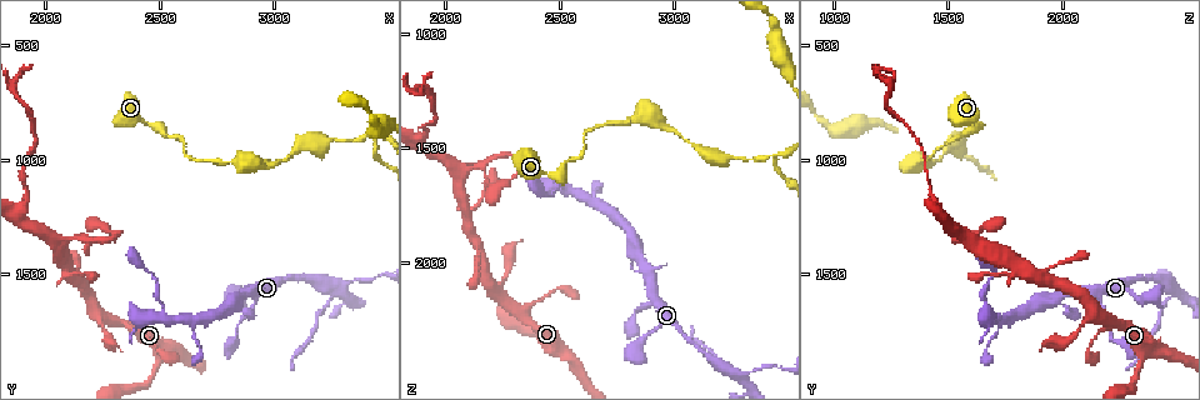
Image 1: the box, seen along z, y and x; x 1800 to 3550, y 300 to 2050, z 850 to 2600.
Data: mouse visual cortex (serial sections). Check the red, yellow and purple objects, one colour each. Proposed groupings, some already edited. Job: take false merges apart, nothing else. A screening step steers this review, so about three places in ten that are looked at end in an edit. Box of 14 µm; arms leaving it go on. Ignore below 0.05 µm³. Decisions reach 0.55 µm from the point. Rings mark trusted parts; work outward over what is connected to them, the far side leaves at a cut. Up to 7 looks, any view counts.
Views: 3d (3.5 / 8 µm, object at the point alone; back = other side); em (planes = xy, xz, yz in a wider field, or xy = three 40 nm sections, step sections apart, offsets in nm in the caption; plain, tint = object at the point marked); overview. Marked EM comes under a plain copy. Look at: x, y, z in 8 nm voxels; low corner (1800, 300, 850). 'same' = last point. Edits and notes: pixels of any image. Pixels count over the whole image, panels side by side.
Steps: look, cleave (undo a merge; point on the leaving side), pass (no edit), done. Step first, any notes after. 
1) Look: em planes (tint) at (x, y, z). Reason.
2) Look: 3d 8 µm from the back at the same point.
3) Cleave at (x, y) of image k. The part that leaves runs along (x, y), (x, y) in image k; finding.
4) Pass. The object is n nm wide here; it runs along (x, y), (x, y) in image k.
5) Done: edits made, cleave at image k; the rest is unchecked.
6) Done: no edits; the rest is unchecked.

Look: 3d 3.5 µm at (3250, 1560, 2500). Thin arm on a thick one.

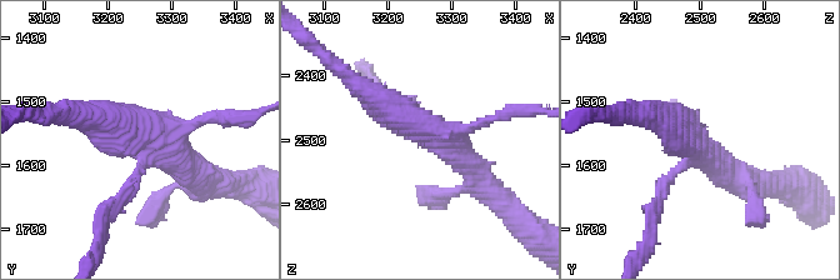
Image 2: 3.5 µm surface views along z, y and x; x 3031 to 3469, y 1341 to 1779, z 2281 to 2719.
Look: em xy step 1 (tint) at (3250, 1565, 2490). 4 arms meet here; the arms are 150, 150, 350, 350 nm wide; now the EM.

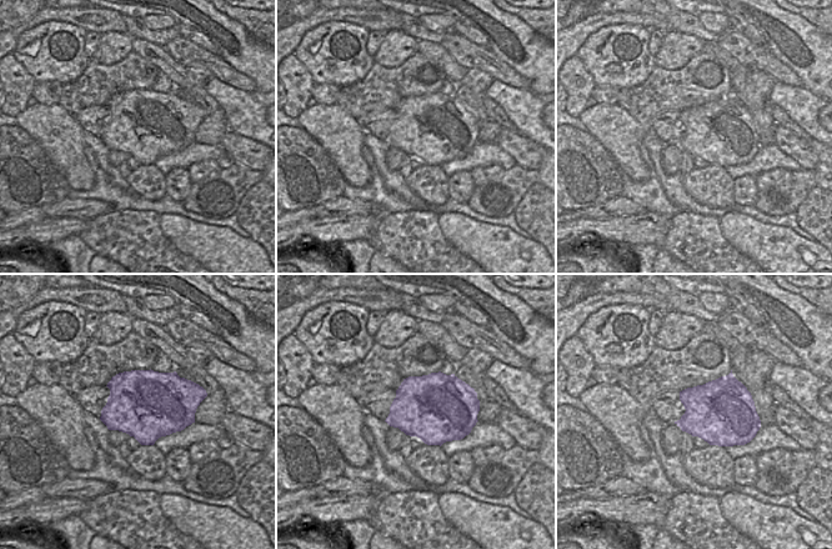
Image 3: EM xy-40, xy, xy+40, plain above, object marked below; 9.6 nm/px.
Cleave at (101, 209) of image 2. The part that leaves runs along (131, 184), (100, 218), (93, 260) in image 2; two cells meet here.

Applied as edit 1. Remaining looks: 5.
Look: 3d 3.5 µm at (3060, 1010, 1470). Thin neck.

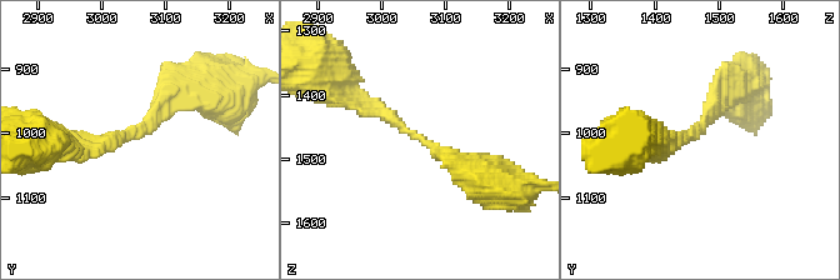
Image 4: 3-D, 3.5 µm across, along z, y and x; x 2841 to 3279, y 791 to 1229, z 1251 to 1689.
Pass. The arms are 200, 250 nm wide; it runs along (345, 90), (471, 173) in image 4; all the same cell.

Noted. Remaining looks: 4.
Look: 3d 3.5 µm at (3450, 890, 1530). Three arms meet.

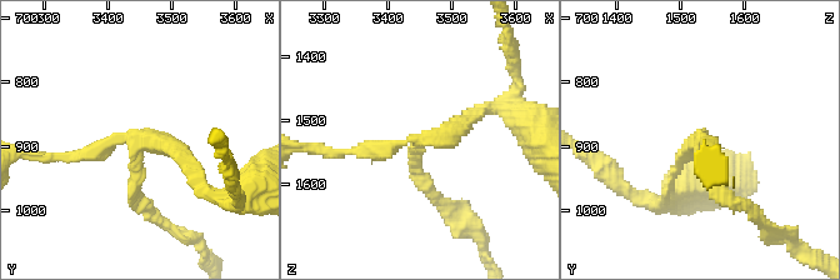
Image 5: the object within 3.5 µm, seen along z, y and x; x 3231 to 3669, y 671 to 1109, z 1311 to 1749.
Look: em xy step 1 (tint) at (3445, 890, 1530). Need the tissue.

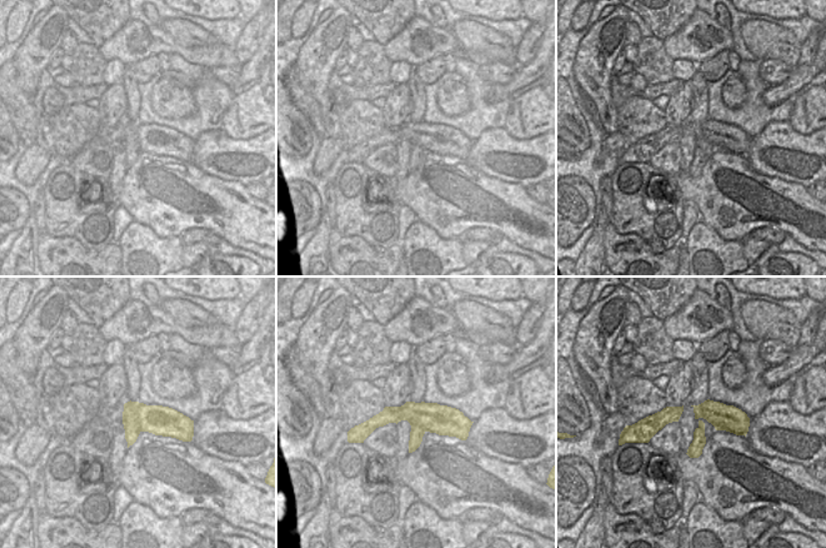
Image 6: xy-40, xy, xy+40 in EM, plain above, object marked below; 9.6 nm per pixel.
Cleave at (133, 194) of image 5. The arms are 150, 200, 200 nm wide; the part that leaves runs along (130, 136), (134, 201), (160, 221) in image 5; a second cell is stuck on.

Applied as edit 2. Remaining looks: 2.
Done: edits made, cleave at image 2, cleave at image 5; the rest is unchecked.

